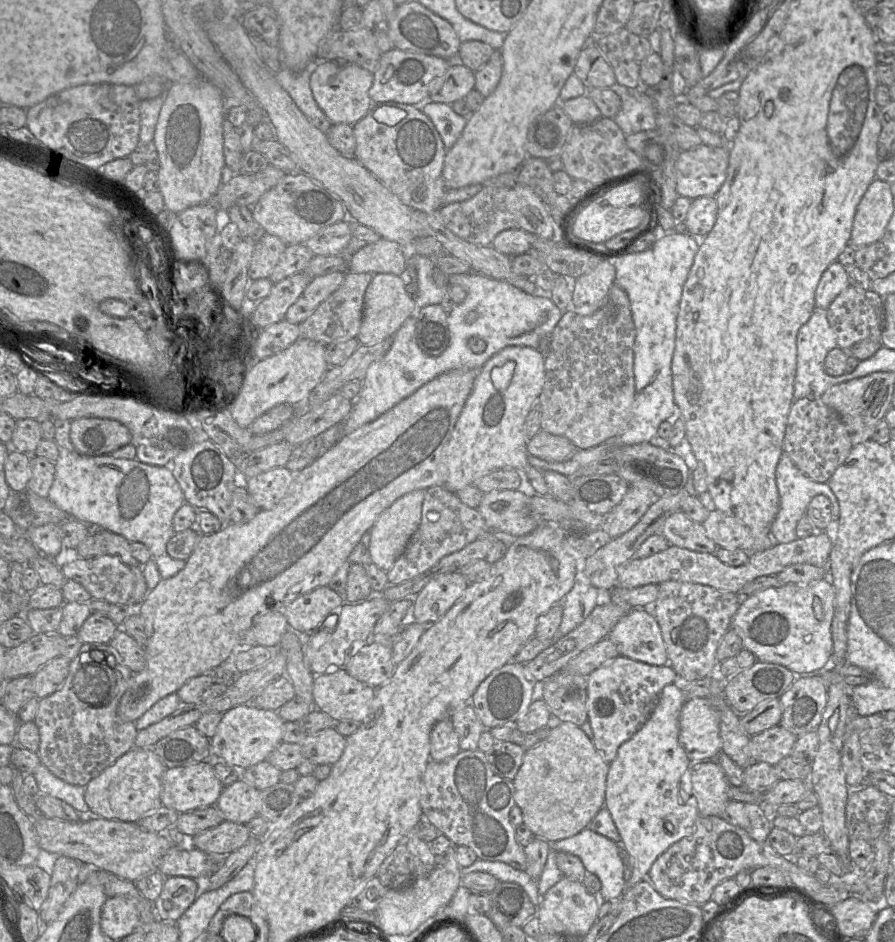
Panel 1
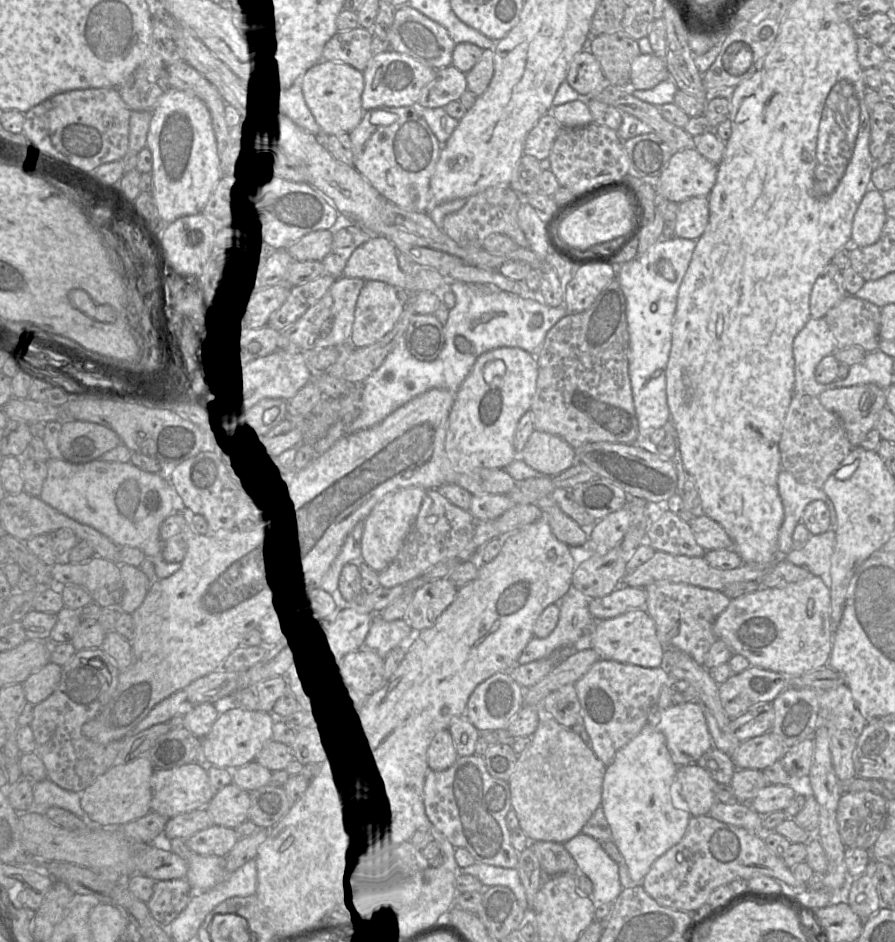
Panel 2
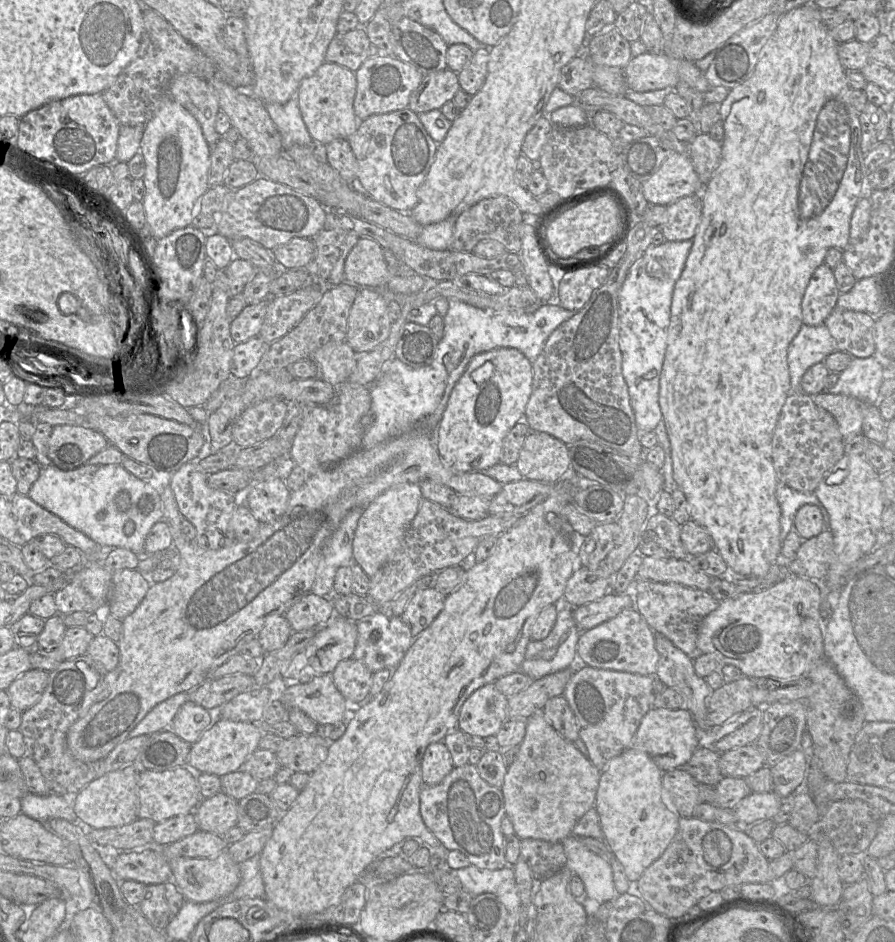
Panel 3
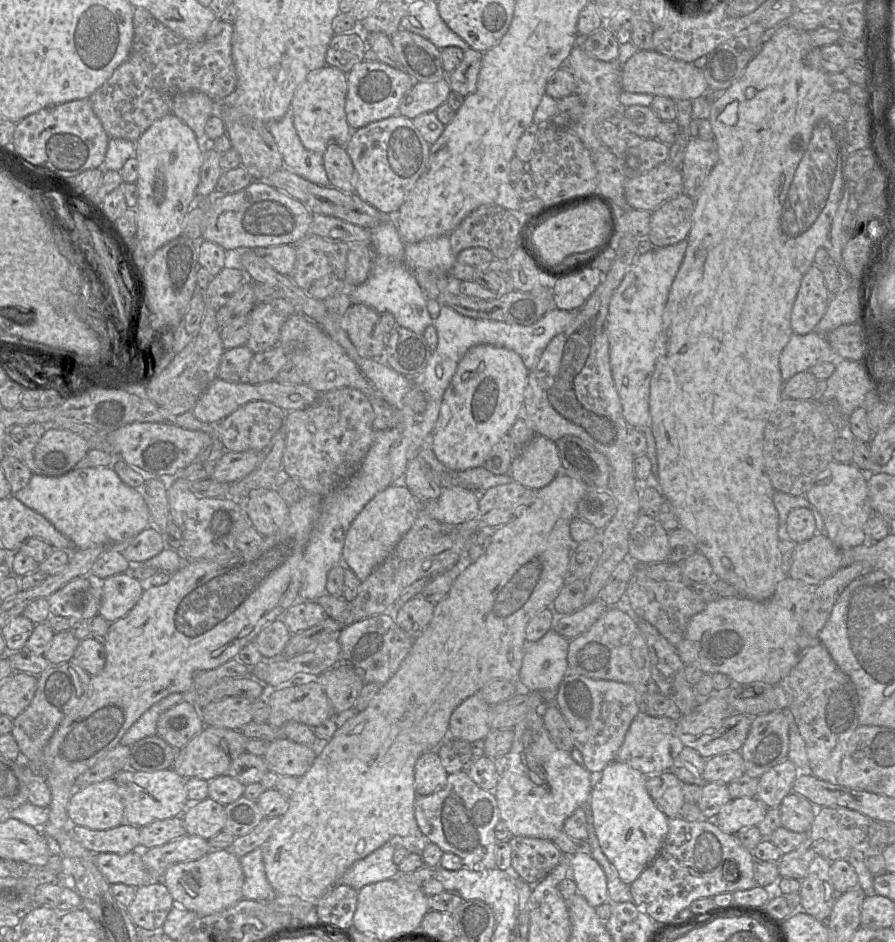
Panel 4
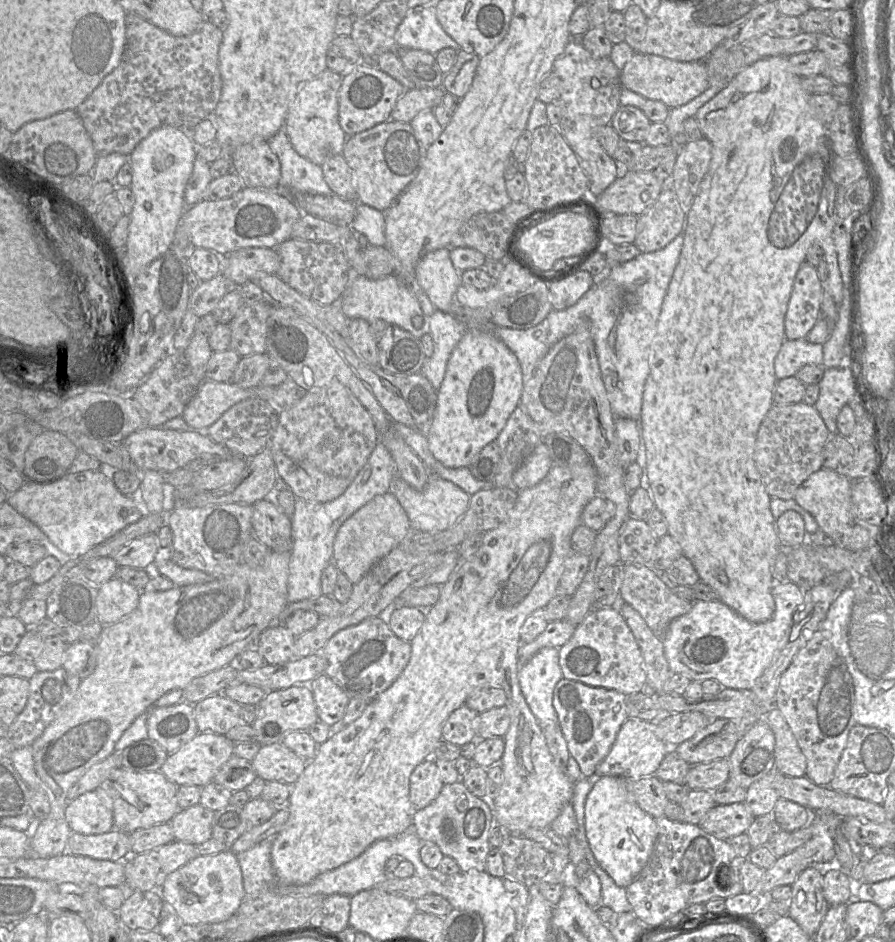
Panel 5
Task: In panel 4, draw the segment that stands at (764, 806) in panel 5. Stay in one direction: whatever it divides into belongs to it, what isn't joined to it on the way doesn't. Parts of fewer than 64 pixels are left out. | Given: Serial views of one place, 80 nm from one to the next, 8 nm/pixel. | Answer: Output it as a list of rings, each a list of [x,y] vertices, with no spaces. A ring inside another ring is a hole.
[[[786,759],[759,778],[755,797],[769,809],[779,807],[784,797],[792,792],[793,784],[799,774],[796,765]]]

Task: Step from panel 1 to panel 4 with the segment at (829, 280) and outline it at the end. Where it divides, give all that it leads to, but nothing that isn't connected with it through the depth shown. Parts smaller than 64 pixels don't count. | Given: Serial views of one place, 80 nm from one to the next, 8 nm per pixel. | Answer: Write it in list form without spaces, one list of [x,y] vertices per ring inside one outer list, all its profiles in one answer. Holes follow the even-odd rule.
[[[812,264],[804,274],[791,312],[795,334],[813,331],[826,312],[831,295],[822,270]]]

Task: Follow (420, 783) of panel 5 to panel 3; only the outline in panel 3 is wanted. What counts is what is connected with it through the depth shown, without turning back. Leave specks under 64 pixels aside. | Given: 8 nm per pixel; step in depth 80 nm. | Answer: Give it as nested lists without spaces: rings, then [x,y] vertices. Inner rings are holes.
[[[442,741],[427,746],[422,762],[423,785],[436,785],[453,769],[451,754]]]

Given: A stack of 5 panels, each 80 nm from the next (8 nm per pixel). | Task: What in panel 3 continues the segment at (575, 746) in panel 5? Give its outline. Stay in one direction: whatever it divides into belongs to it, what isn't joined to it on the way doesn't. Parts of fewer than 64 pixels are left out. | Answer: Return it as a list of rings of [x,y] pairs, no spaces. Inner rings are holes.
[[[584,666],[574,671],[566,684],[562,695],[576,717],[579,737],[588,750],[588,757],[600,771],[612,758],[630,747],[642,718],[653,708],[655,678],[656,675]]]

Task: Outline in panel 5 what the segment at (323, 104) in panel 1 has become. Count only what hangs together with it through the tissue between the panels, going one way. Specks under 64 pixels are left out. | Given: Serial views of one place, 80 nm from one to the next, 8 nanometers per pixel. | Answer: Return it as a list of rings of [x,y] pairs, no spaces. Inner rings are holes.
[[[326,69],[298,90],[289,106],[284,127],[293,149],[303,158],[322,166],[330,157],[342,154],[347,135],[339,123],[338,92],[342,75]]]

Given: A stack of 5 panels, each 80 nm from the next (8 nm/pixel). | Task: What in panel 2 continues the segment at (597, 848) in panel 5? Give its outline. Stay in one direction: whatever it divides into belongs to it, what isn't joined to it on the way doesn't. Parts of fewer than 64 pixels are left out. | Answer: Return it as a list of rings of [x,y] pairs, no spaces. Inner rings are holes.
[[[651,721],[629,743],[616,752],[610,765],[607,766],[603,787],[601,807],[612,831],[612,841],[616,844],[625,859],[630,878],[640,883],[649,872],[652,864],[684,836],[691,815],[673,806],[671,786],[678,766],[672,761],[666,745],[665,736],[659,732]]]

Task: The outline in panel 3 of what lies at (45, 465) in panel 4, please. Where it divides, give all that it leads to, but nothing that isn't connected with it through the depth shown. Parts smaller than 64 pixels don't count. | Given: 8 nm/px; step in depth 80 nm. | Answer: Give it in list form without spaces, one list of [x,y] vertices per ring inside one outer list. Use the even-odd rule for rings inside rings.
[[[58,425],[48,441],[48,458],[53,466],[68,471],[84,465],[108,445],[106,437],[95,429]]]

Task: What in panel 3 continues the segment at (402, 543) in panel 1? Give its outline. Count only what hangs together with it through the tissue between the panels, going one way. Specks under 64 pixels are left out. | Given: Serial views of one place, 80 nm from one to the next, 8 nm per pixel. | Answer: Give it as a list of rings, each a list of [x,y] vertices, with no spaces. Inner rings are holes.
[[[419,484],[393,486],[366,505],[359,518],[352,543],[353,560],[371,578],[399,549],[423,496]]]

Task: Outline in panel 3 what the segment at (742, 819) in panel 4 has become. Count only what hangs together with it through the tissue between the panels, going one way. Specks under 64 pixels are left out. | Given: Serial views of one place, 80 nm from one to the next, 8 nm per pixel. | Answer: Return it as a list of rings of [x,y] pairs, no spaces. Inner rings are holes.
[[[774,791],[755,793],[744,797],[734,808],[739,826],[745,831],[750,825],[772,819],[782,806],[783,798]]]

